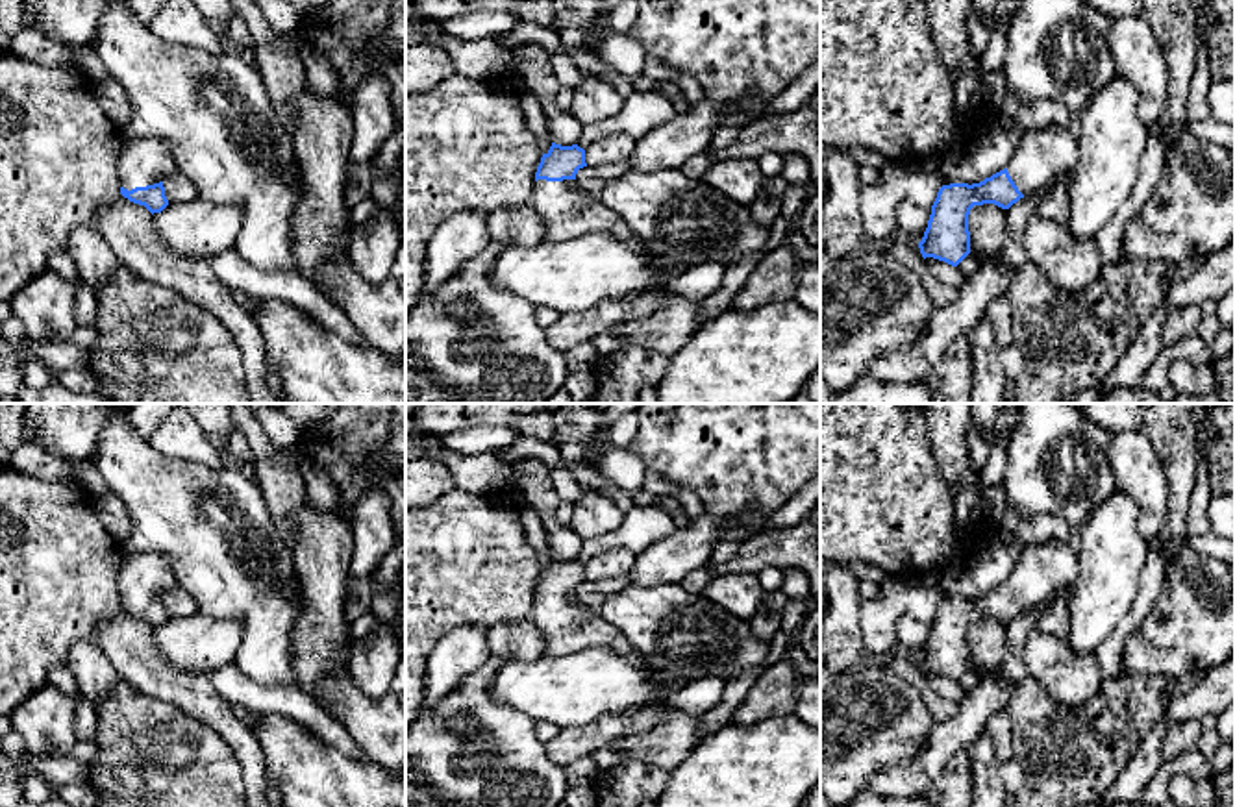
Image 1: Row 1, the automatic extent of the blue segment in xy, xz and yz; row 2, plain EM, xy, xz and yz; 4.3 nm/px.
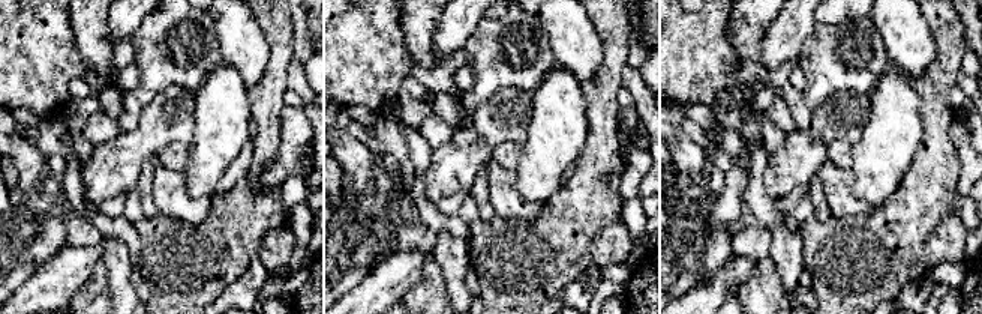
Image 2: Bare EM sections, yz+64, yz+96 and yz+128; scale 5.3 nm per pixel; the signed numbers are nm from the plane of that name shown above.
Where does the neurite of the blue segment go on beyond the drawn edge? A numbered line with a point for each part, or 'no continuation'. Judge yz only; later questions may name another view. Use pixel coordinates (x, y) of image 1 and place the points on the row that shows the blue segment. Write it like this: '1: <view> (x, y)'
1: yz (1043, 154)

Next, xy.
1: xy (143, 161)

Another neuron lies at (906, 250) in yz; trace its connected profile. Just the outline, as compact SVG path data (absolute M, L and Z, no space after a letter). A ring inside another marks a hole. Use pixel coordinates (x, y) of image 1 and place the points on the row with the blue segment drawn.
M896 233L889 242L891 242L892 254L918 274L922 287L928 298L931 300L933 307L946 307L957 298L959 289L941 283L929 272L920 254L920 248L915 241Z

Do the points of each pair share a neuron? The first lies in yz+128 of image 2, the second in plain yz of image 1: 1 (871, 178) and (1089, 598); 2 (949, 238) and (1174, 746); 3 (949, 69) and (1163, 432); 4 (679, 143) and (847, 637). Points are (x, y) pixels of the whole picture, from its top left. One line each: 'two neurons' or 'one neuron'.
1: one neuron
2: one neuron
3: one neuron
4: two neurons

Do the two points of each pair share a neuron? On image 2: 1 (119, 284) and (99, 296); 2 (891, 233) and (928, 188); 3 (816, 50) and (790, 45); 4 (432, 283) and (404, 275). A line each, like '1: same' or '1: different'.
1: different
2: same
3: different
4: different

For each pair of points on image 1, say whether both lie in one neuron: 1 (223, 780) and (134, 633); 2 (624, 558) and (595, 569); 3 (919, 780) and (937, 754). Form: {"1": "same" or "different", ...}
{"1": "different", "2": "same", "3": "same"}

